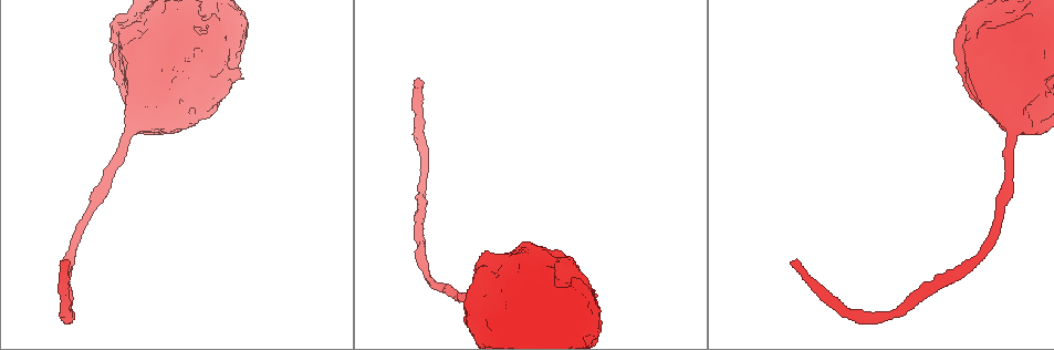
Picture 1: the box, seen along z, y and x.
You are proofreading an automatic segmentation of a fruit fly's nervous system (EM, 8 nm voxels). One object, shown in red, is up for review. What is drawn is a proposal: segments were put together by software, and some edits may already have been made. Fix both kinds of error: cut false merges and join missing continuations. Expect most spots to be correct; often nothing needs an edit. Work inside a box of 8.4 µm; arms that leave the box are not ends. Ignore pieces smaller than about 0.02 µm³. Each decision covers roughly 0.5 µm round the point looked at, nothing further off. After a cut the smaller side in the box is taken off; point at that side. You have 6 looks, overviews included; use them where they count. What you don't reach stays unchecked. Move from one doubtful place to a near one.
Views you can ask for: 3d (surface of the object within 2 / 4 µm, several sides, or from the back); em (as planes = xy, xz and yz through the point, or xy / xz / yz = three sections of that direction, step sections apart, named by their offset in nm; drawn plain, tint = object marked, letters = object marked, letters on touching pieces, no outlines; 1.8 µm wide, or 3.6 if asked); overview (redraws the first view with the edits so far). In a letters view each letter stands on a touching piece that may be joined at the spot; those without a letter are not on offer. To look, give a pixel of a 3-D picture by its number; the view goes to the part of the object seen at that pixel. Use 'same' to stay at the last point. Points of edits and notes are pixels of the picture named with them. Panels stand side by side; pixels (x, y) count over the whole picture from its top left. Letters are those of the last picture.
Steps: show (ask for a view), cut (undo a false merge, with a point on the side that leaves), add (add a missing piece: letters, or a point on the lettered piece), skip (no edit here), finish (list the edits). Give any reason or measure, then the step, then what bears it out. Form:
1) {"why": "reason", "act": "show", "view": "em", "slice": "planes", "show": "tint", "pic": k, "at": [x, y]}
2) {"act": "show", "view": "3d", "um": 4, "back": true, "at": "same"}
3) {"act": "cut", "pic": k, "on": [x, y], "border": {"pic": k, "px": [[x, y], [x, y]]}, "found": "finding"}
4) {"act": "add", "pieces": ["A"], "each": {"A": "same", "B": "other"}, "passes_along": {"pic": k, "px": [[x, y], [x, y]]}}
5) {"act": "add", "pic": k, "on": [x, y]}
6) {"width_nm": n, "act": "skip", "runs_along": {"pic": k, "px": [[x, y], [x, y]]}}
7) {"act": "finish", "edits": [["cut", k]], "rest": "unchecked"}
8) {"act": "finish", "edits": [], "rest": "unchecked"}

{"act": "show", "view": "em", "um": 3.6, "slice": "planes", "show": "letters", "pic": 1, "at": [1014, 31]}

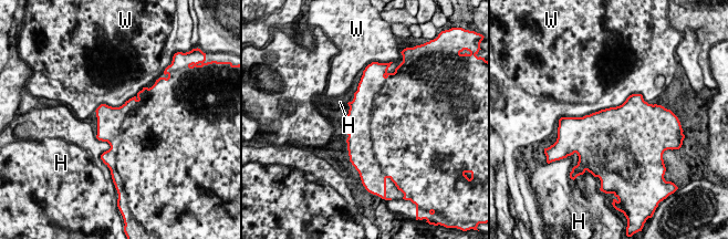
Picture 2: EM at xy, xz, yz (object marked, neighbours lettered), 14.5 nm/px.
{"longest_contact_nm": ["W", 440], "act": "skip", "each": {"H": "other", "W": "other"}, "found": "one neuron here"}

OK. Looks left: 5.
{"why": "branch stops here", "act": "show", "view": "em", "slice": "planes", "show": "letters", "pic": 1, "at": [60, 261]}

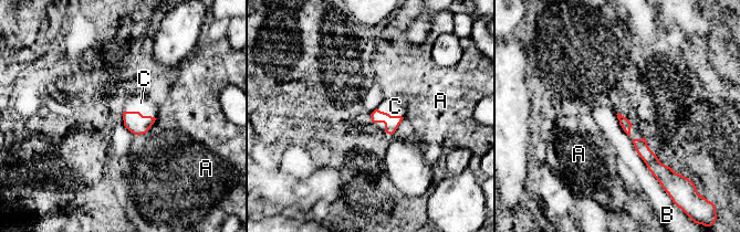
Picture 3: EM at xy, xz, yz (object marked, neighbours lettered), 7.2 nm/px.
{"act": "add", "pieces": ["C"], "each": {"A": "other", "B": "other", "C": "same"}, "passes_along": {"pic": 3, "px": [[137, 124], [139, 113], [141, 103]]}, "found": "the neuron continues"}

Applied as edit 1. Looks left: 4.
{"why": "sudden change in width", "act": "show", "view": "em", "um": 3.6, "slice": "planes", "show": "letters", "pic": 1, "at": [1013, 109]}

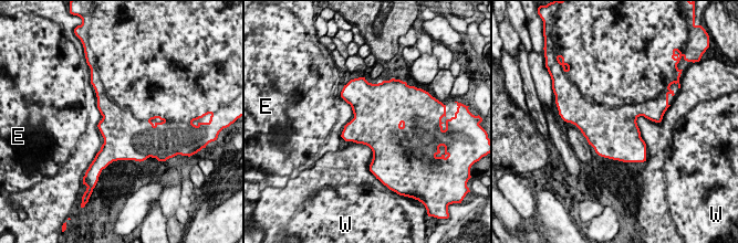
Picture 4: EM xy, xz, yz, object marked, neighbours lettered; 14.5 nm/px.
{"longest_contact_nm": ["W", 460], "act": "skip", "each": {"E": "other", "W": "other"}, "border": {"pic": 4, "px": [[341, 96], [350, 105], [353, 113]]}, "found": "continuous, no second neuron"}

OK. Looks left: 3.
{"act": "finish", "edits": [["add", 3]], "rest": "unchecked"}

